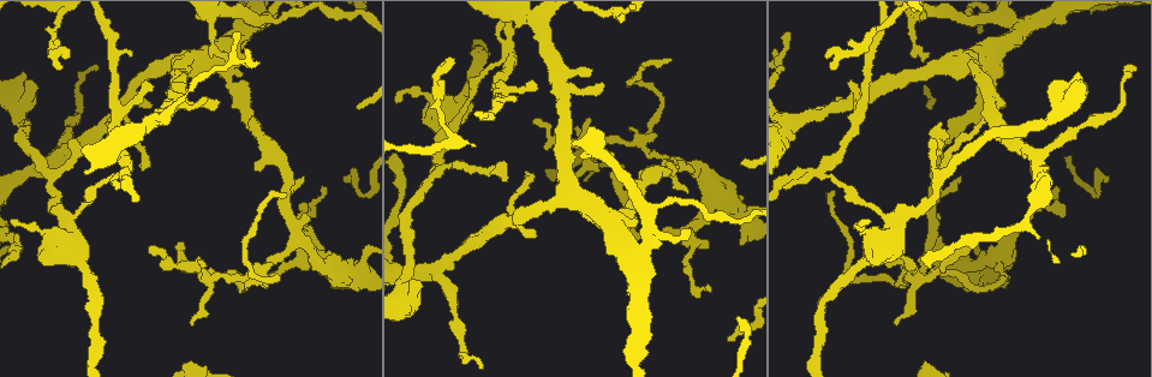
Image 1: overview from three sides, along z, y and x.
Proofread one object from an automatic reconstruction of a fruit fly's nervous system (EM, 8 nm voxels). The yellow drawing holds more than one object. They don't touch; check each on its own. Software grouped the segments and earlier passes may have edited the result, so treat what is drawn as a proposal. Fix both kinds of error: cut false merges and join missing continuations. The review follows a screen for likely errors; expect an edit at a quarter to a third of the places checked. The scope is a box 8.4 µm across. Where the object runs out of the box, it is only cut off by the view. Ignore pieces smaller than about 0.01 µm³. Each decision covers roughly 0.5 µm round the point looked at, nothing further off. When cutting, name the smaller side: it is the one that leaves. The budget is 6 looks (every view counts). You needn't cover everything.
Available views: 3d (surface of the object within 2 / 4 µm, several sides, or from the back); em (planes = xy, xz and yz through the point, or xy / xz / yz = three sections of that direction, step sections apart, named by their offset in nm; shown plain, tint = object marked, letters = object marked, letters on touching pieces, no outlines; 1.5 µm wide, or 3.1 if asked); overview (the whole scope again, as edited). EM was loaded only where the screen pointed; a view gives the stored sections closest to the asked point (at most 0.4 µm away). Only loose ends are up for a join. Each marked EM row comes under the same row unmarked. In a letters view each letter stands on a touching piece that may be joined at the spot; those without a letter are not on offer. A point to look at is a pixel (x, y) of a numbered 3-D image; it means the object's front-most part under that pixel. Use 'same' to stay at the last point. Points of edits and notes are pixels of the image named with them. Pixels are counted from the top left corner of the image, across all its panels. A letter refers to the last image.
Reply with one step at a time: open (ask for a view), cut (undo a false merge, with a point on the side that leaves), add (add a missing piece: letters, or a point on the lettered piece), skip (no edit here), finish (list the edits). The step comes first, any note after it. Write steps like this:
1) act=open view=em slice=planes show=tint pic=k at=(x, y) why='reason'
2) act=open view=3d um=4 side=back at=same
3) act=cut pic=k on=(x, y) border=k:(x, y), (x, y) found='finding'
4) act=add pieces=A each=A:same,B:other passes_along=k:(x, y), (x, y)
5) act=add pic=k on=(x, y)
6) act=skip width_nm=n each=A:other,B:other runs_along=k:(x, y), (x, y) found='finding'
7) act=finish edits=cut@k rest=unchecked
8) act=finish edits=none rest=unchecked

act=open view=em slice=planes show=tint pic=1 at=(59, 67) why='branch stops here'

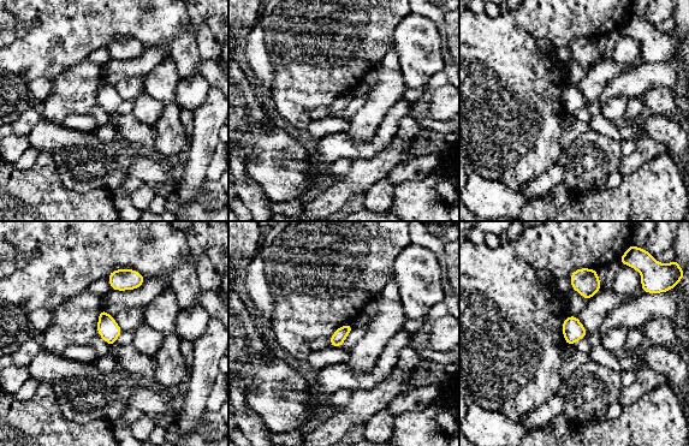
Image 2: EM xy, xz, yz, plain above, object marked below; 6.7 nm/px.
act=open view=em slice=planes show=letters at=same

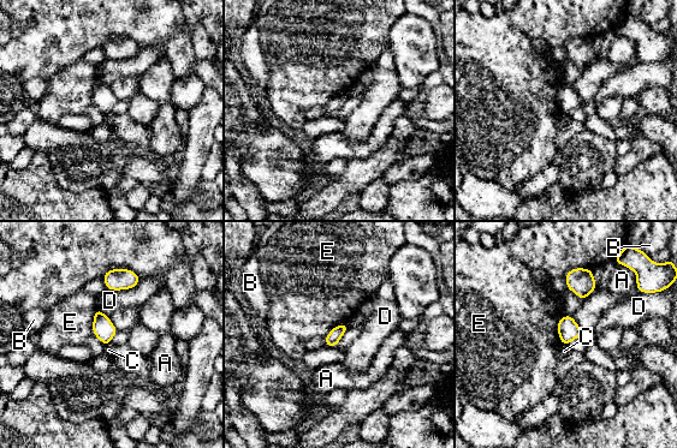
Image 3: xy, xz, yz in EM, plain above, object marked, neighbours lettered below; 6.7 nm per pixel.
act=skip each=A:other,B:other,C:other,D:other,E:other border=3:(563, 344), (568, 346) found='none of them fits'

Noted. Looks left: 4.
act=open view=3d um=4 pic=1 at=(503, 55)

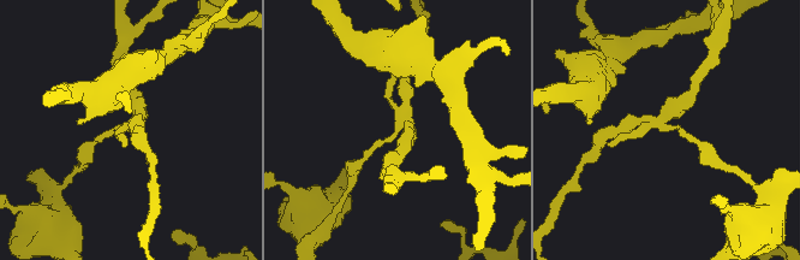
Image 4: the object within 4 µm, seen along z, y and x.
act=open view=em slice=planes show=letters pic=4 at=(128, 126) arms=3

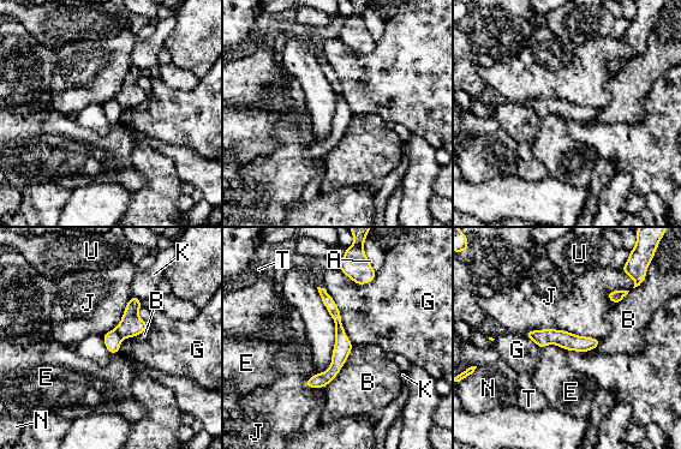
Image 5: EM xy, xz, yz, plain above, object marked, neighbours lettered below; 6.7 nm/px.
act=cut pic=5 on=(131, 324) each=A:other,B:other,E:other,G:other,J:other,K:other,N:other,T:other,U:other border=5:(114, 329), (123, 337) found='a second neuron is stuck on'

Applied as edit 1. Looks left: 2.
act=open view=overview why='redraw'

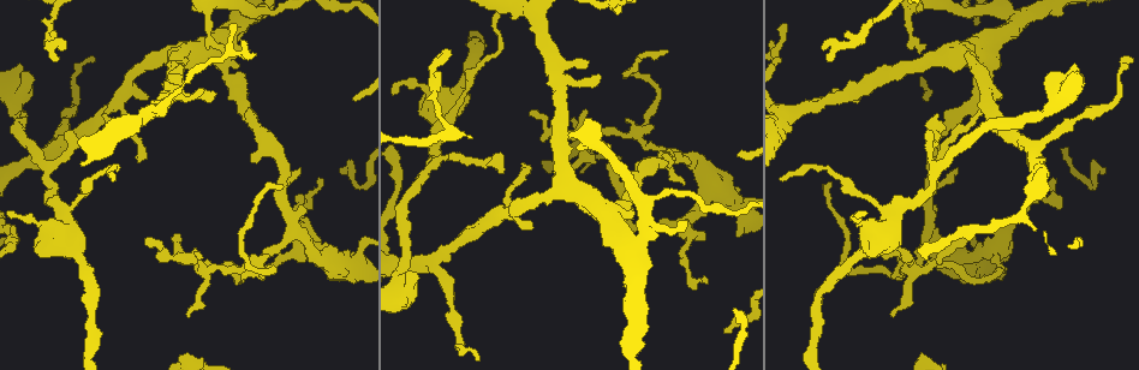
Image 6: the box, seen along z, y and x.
act=open view=em slice=planes show=letters pic=6 at=(476, 163) why='abrupt turn'

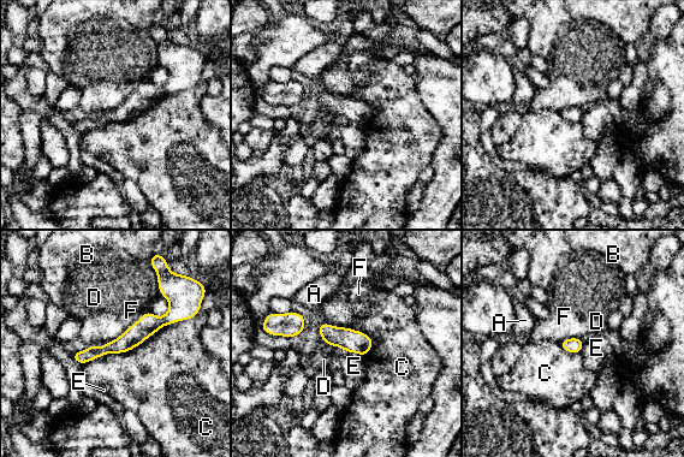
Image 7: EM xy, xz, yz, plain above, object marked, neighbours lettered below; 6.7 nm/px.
act=skip each=A:other,B:other,C:other,D:other,E:other,F:other runs_along=7:(177, 308), (117, 346), (76, 356) found='continuous, no second neuron'

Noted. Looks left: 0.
act=finish edits=cut@5 rest=unchecked

